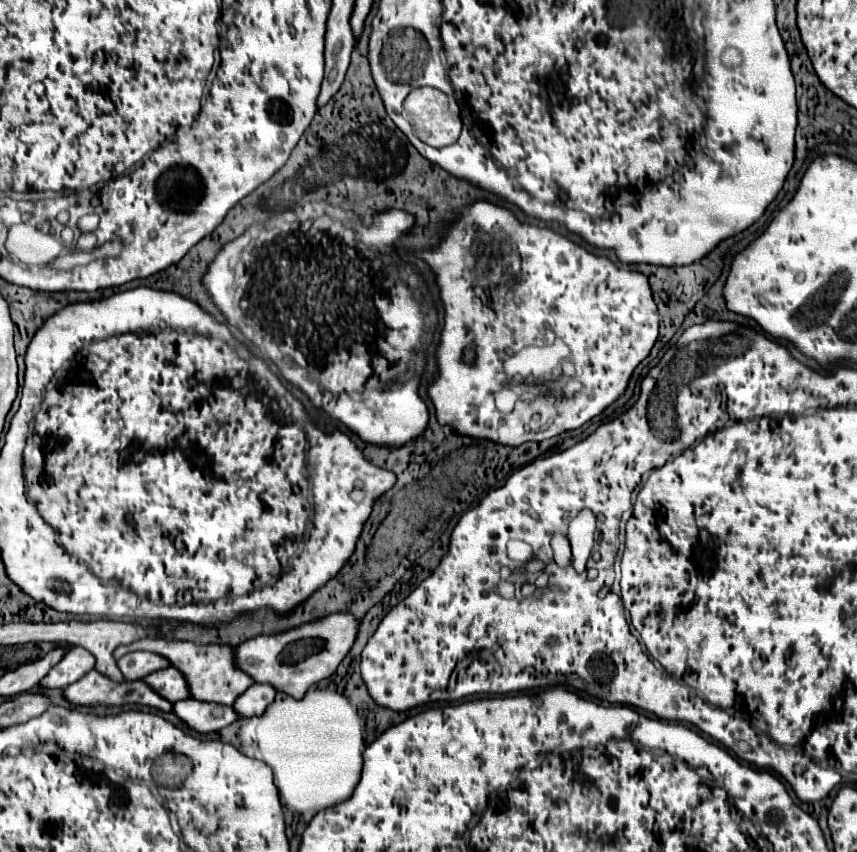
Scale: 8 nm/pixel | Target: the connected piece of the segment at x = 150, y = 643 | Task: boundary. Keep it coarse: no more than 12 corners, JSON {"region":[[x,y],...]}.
{"region":[[141,639],[115,653],[165,657],[189,697],[231,705],[251,677],[233,665],[233,647]]}

